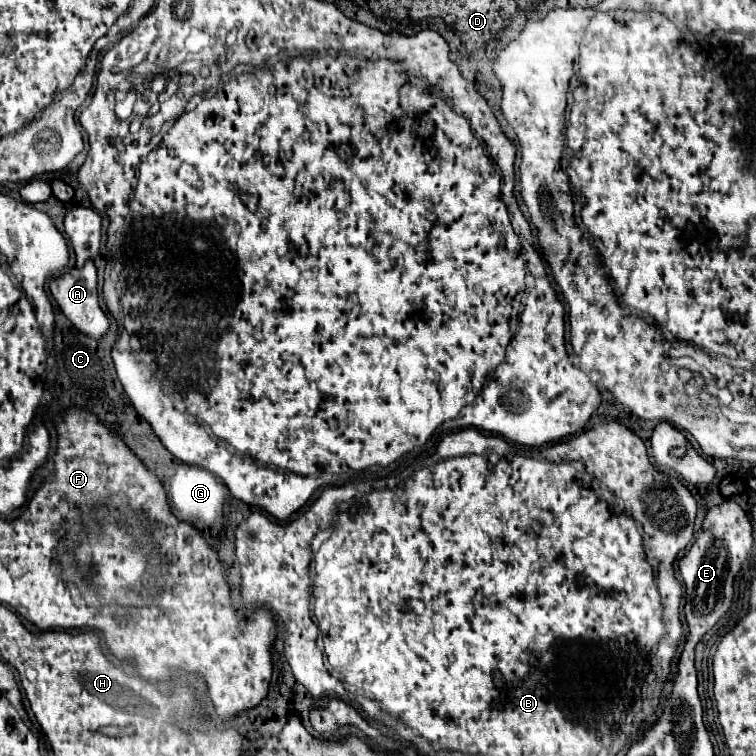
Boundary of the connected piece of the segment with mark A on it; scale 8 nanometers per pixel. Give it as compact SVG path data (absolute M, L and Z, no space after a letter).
M87 262L81 270L73 268L71 272L63 274L61 278L51 280L49 288L51 288L51 294L57 302L57 306L61 308L61 312L73 322L73 326L81 334L85 334L93 340L101 340L109 332L109 318L99 306L99 282L97 282L97 268L93 262Z

